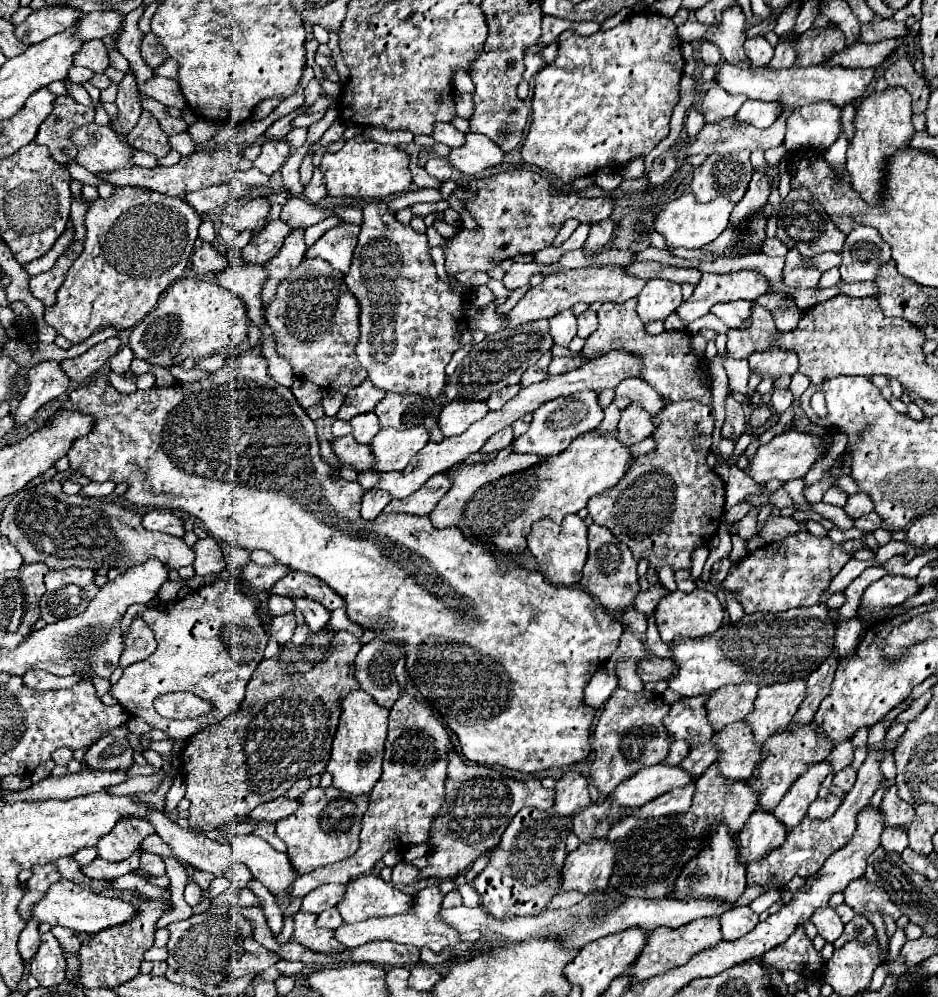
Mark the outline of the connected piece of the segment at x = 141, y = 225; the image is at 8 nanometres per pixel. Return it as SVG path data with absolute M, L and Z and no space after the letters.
M123 186L117 188L109 200L99 198L91 204L89 212L85 214L87 232L83 238L83 250L67 270L65 282L57 290L55 304L45 308L45 324L53 326L57 334L65 336L73 344L89 338L93 332L109 324L121 330L137 326L151 312L151 308L159 300L159 294L183 274L193 254L199 224L199 214L187 208L185 200L171 198L167 194L159 194L153 190Z

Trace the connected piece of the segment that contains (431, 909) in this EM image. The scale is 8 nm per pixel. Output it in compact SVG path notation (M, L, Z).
M429 886L423 888L421 892L417 892L411 900L411 910L407 914L397 914L397 916L385 916L385 918L369 918L363 922L355 922L355 924L347 924L343 922L337 930L335 930L335 938L339 942L343 942L347 948L355 948L361 946L365 942L371 940L391 940L391 942L399 942L399 944L413 944L417 948L431 948L433 952L441 952L443 948L453 948L455 956L463 956L475 950L473 944L469 942L461 942L459 940L459 932L455 932L453 928L447 928L445 924L439 924L435 920L439 908L441 908L441 900L443 894L437 890L437 886Z

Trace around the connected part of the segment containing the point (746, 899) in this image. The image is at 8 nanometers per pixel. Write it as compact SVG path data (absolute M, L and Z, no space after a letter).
M747 886L745 888L745 892L743 892L743 896L737 900L737 904L735 906L747 906L751 900L755 900L759 894L763 894L765 892L765 888L759 888L759 886Z

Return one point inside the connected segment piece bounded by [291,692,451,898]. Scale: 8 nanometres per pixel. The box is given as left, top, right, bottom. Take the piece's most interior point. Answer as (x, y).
(402, 806)

